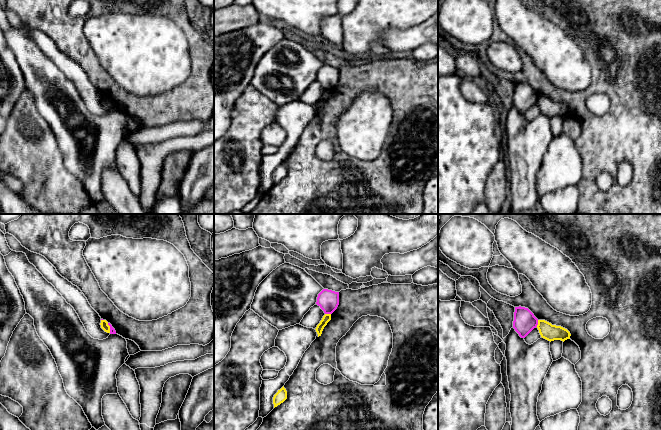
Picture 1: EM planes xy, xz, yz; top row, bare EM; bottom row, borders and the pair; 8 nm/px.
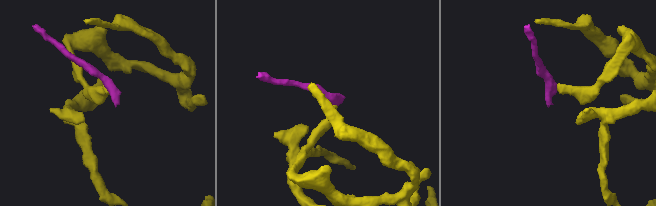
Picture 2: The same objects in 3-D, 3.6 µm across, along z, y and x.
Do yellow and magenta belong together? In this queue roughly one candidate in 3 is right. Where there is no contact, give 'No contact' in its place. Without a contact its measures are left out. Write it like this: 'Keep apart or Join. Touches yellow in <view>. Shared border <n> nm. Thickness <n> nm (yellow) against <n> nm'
Keep apart. Touches yellow in yz. Shared border 60 nm. Thickness 130 nm (yellow) against 180 nm

